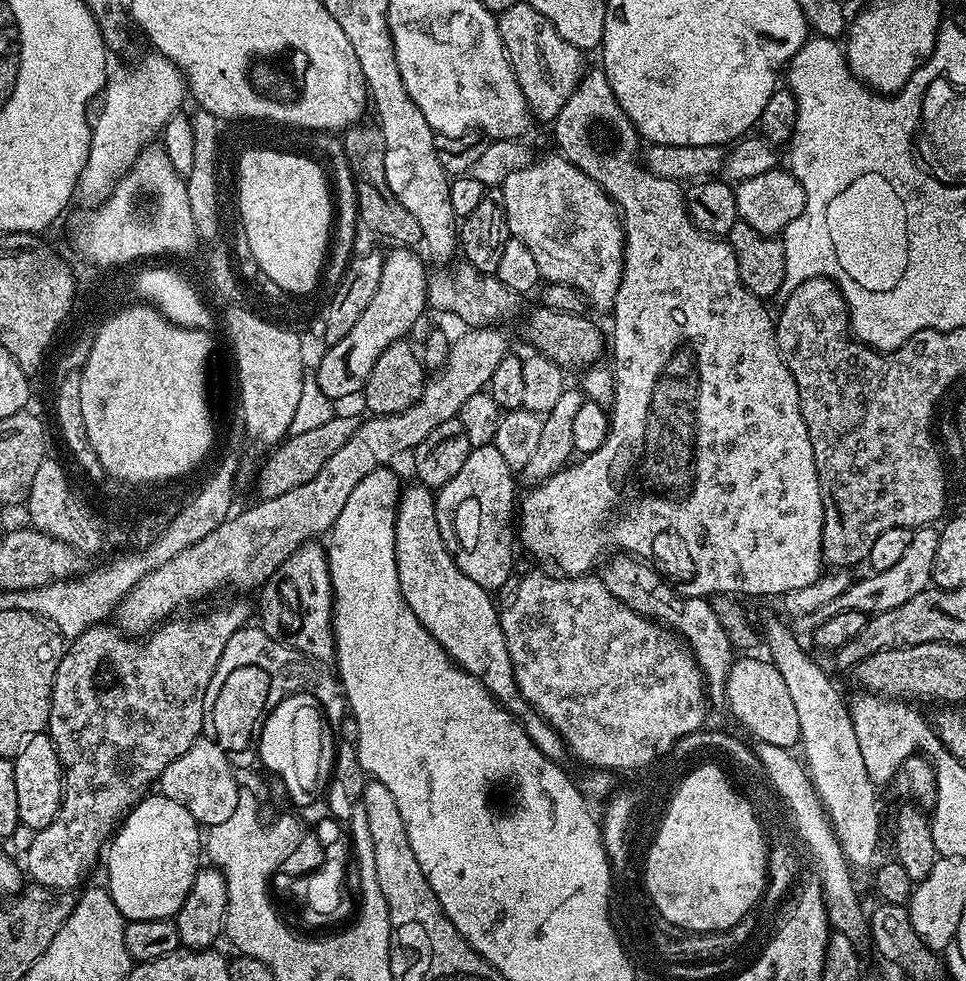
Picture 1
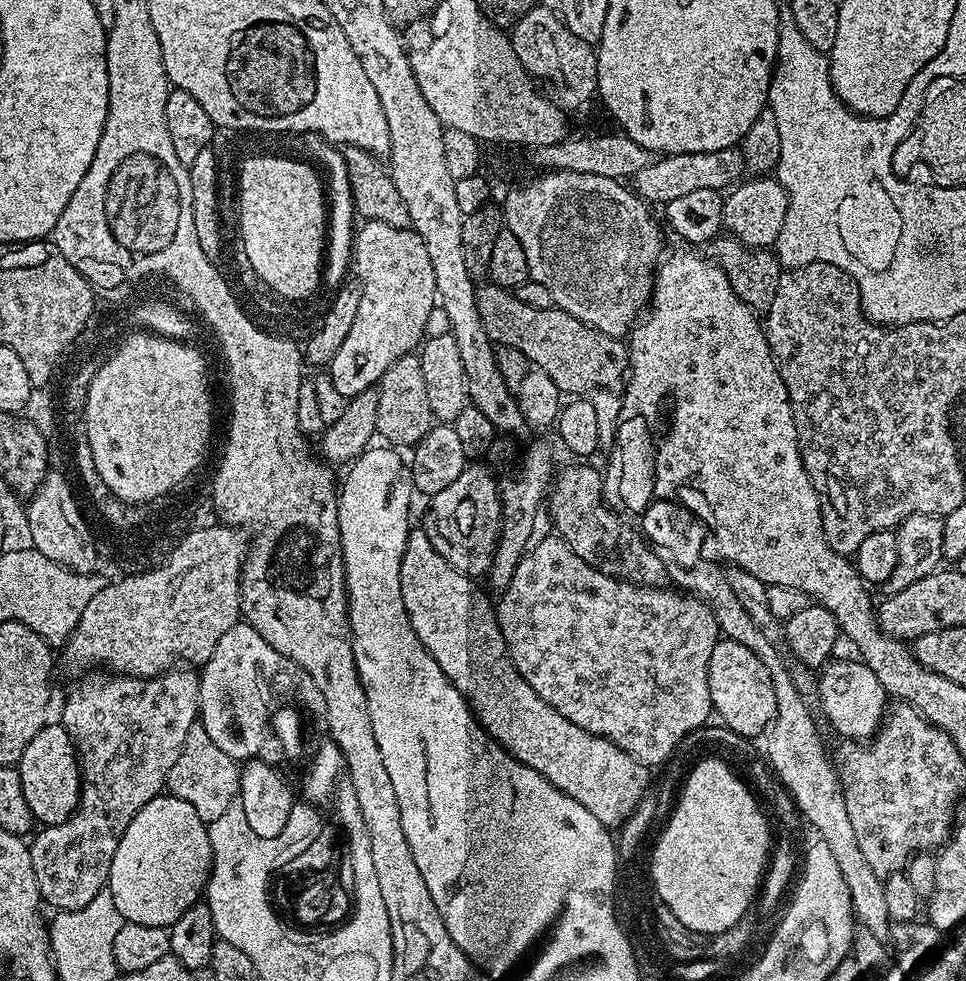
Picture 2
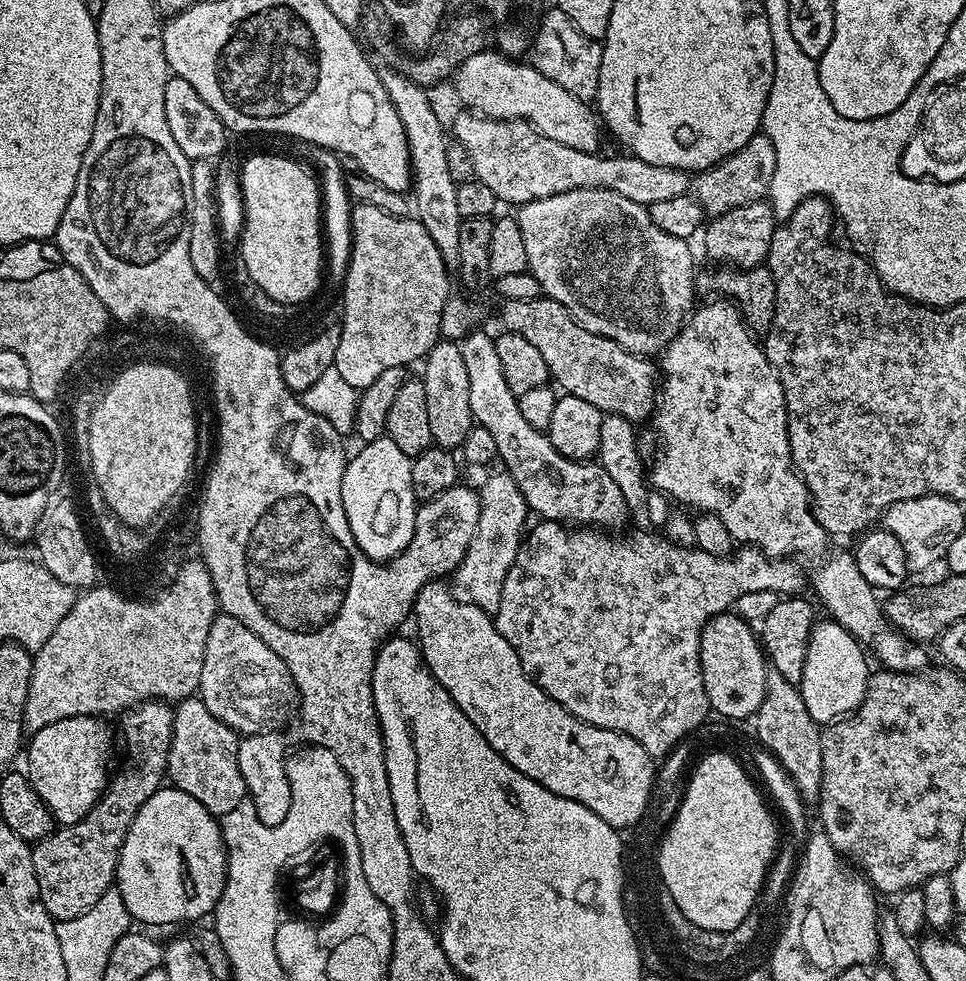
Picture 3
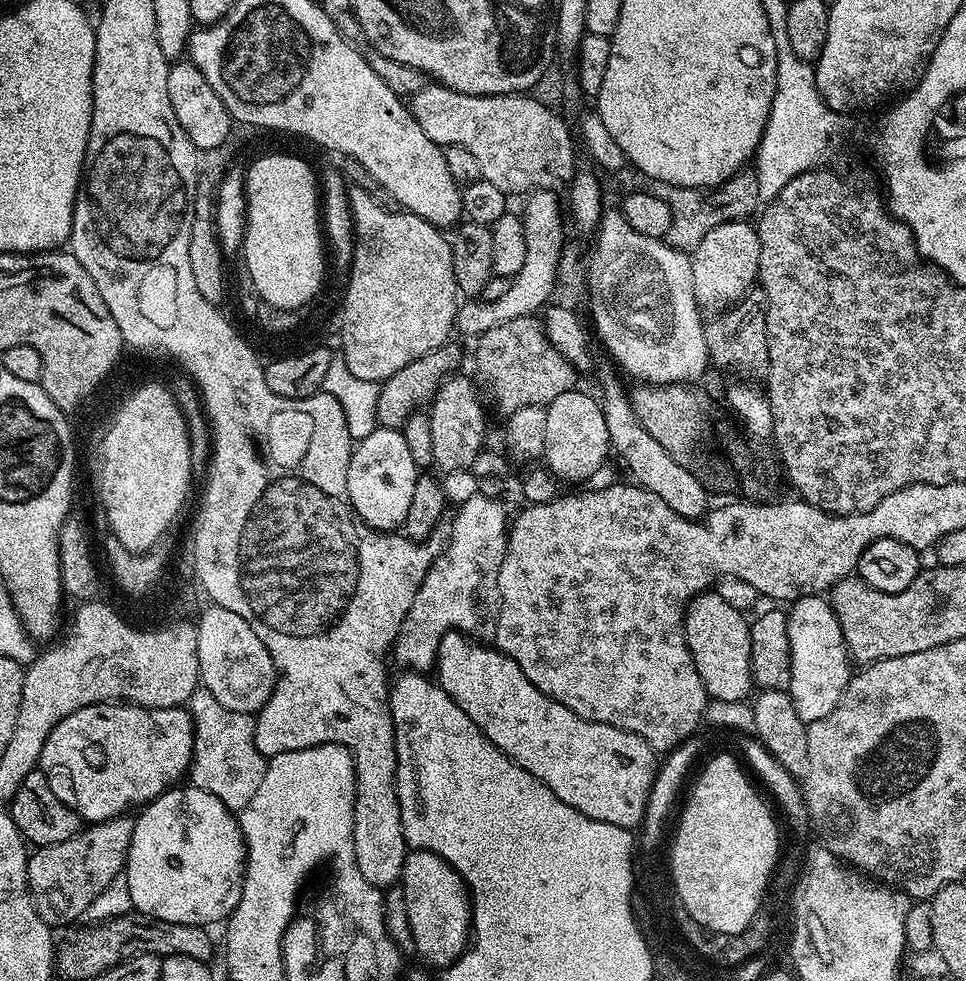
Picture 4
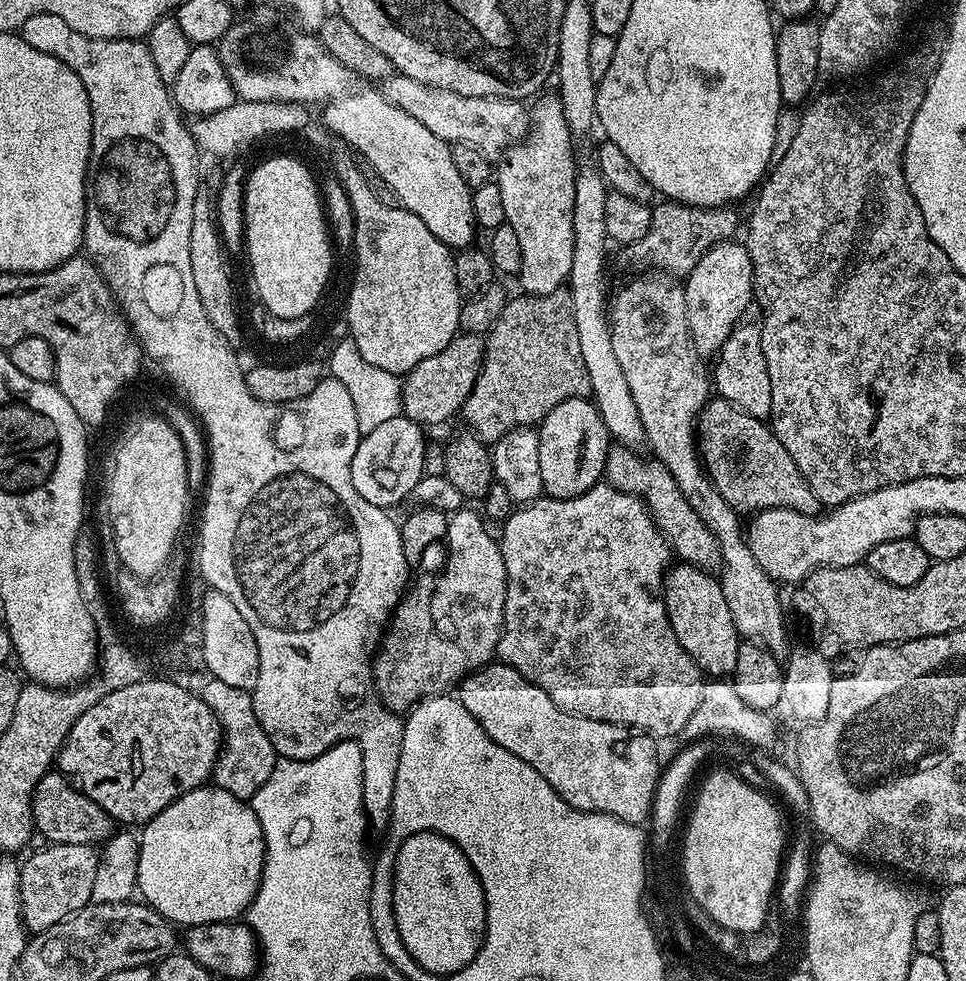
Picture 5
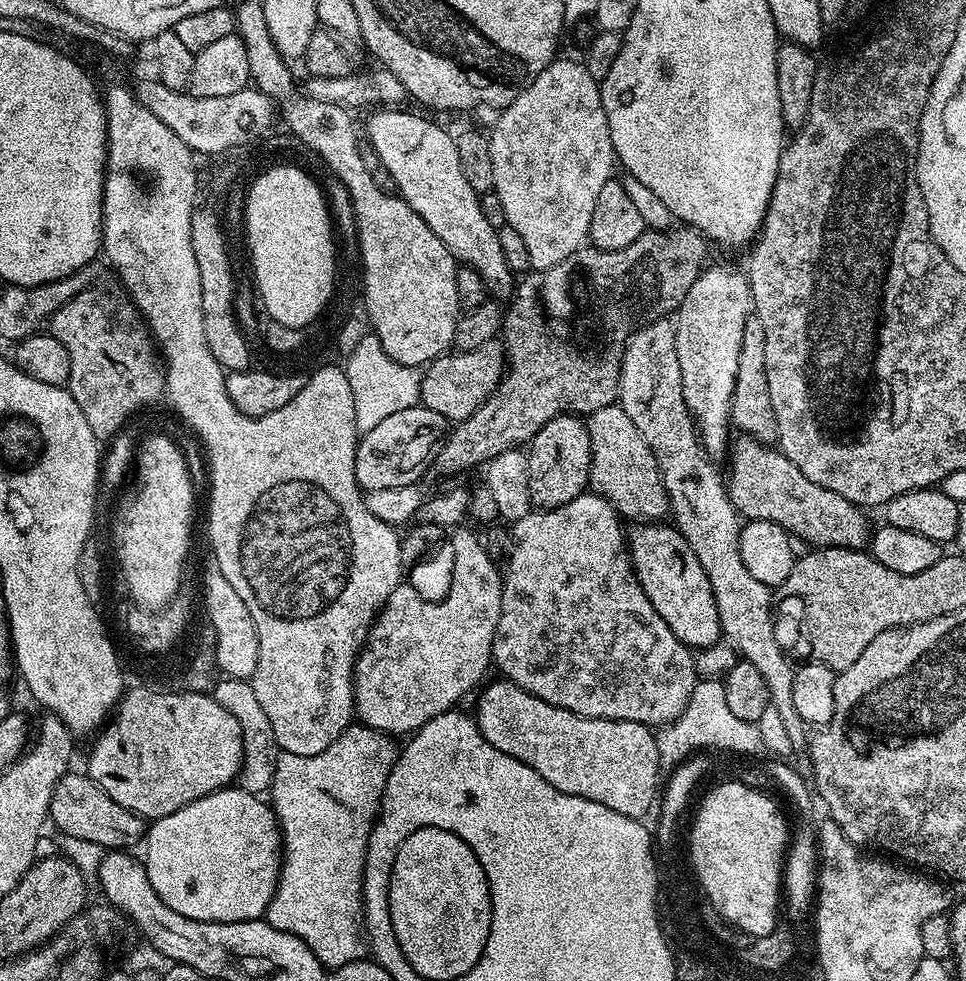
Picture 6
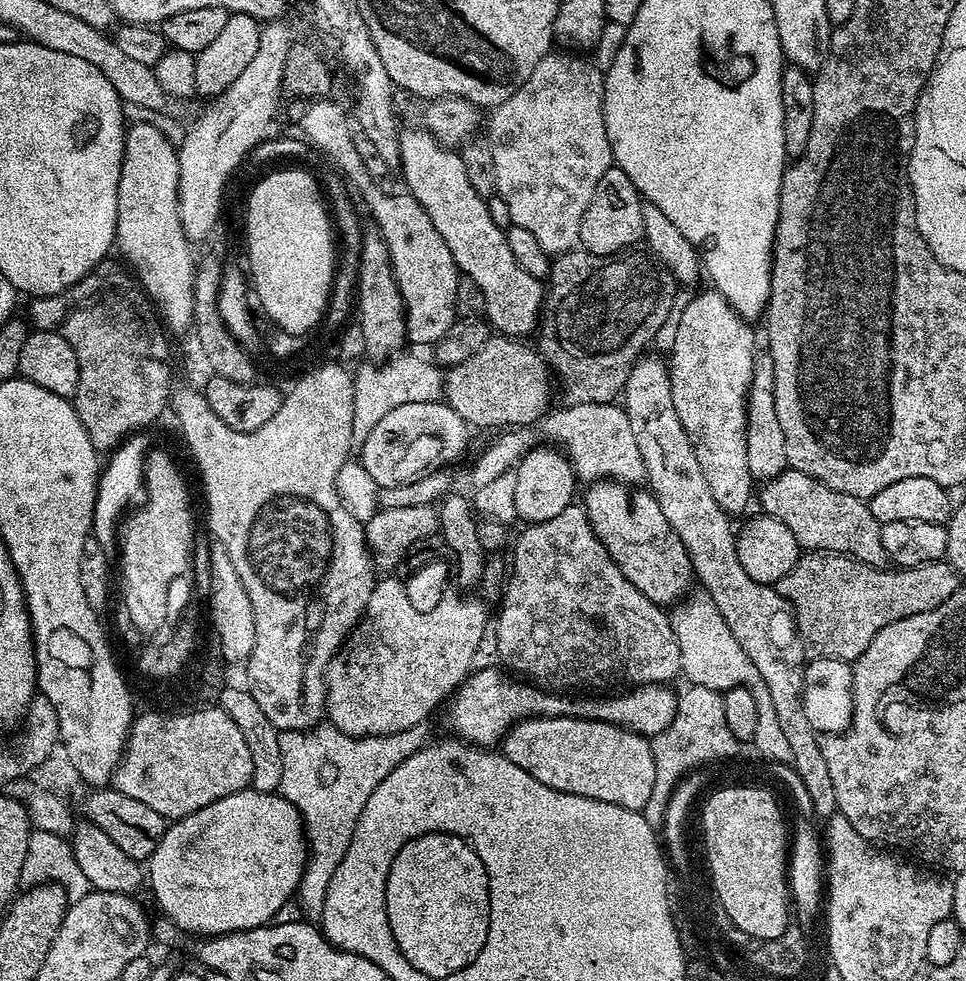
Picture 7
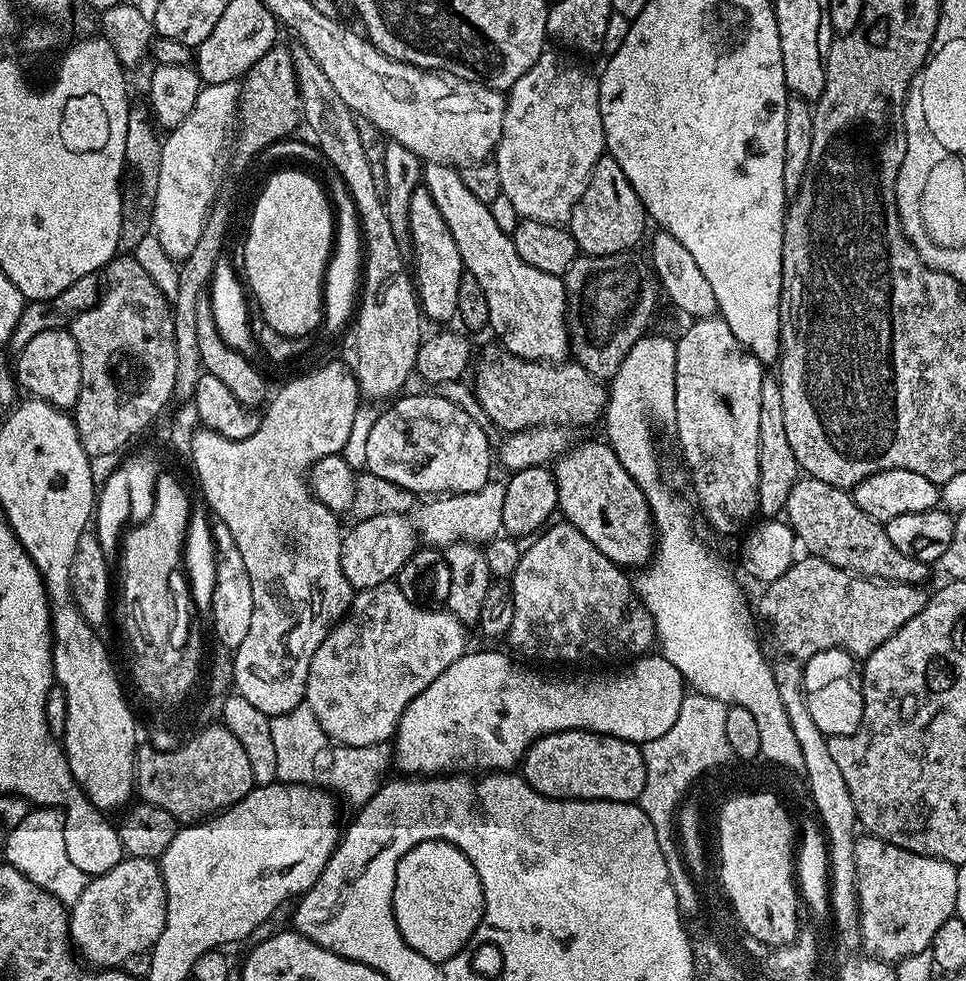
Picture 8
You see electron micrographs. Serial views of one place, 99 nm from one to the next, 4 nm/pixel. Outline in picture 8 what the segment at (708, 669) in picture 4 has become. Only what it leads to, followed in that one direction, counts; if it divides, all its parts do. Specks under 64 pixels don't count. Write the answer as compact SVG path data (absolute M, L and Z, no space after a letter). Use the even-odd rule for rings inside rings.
M607 442L569 447L568 451L555 461L554 475L558 490L558 512L567 523L582 530L582 534L586 534L586 538L590 538L590 542L594 542L594 546L598 546L598 550L606 554L606 558L610 558L621 568L636 570L647 565L652 559L658 535L656 526L652 523L652 511L646 502L646 494L642 494L638 482L634 482L634 478L626 474L626 466L618 462L618 454L614 454Z

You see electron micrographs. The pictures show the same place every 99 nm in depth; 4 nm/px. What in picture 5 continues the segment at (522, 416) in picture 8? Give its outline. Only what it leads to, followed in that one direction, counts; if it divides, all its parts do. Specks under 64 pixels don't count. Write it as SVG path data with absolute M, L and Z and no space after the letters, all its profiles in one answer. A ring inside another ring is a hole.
M461 331L438 354L422 358L402 380L402 412L421 426L444 424L452 415L463 409L466 398L480 373L480 361L484 358L483 335Z

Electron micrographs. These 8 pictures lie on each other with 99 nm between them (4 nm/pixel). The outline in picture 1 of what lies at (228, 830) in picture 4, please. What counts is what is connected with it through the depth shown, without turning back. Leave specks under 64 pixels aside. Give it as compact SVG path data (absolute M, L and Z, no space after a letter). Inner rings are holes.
M149 794L117 827L107 845L106 860L107 856L106 887L110 898L114 898L114 906L118 906L125 921L171 920L178 914L182 902L186 902L186 894L190 894L190 886L194 886L194 878L202 867L202 828L192 817L190 810L186 810L186 806L178 806L178 802L159 794Z

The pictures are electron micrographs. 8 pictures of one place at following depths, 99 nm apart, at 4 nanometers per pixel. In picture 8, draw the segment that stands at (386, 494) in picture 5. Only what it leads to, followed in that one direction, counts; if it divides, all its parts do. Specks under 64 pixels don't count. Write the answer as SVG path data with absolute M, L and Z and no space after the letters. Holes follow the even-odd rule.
M404 394L395 402L389 403L385 412L376 417L370 430L370 438L364 443L364 453L368 463L367 471L378 474L378 478L386 478L386 482L394 482L394 486L405 488L417 494L455 494L457 492L473 492L482 490L492 479L492 460L494 464L493 441L482 430L466 410L462 410L454 402L446 402L446 398L435 394Z

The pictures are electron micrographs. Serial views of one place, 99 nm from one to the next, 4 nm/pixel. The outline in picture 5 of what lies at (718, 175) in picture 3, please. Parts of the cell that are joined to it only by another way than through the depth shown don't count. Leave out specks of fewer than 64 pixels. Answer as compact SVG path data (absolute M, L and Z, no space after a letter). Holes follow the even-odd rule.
M660 202L652 208L652 217L650 218L650 230L646 230L646 235L638 238L638 242L634 242L630 246L632 252L632 264L636 270L659 270L661 273L674 276L677 278L687 277L689 272L694 270L694 266L698 266L698 262L702 258L702 254L706 254L706 250L710 250L715 244L719 244L721 240L731 240L737 234L736 227L741 227L742 216L735 211L732 206L722 208L695 208L689 204L677 204L675 202Z

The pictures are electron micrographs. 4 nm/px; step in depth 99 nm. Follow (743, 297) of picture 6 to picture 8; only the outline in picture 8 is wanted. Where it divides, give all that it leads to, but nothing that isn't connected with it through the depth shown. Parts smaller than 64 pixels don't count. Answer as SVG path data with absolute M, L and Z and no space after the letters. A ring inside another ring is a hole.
M707 316L705 320L697 320L689 323L689 328L685 330L676 340L676 389L674 390L674 406L676 407L676 440L680 443L680 452L684 455L684 464L688 467L688 472L692 475L692 488L696 491L696 500L700 503L700 508L704 511L704 516L708 519L708 524L716 532L728 536L731 532L743 533L749 527L748 519L757 515L758 509L758 405L762 402L762 382L766 375L765 365L760 363L760 359L747 348L743 348L734 338L734 330L726 326L726 322L716 316Z

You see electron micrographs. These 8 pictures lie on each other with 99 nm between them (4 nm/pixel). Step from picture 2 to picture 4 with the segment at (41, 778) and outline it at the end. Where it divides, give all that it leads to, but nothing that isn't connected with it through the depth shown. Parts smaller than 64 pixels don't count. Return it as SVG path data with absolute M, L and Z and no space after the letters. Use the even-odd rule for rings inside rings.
M109 702L106 704L91 704L82 706L82 710L74 710L54 730L50 730L50 738L46 738L46 746L42 746L42 754L38 765L39 771L43 772L49 778L55 776L68 776L68 788L72 791L70 797L81 821L88 824L101 824L104 820L112 820L115 816L123 816L129 810L128 808L139 809L141 806L148 804L152 800L157 800L162 793L167 792L169 788L179 785L185 779L188 766L192 763L192 716L187 707L178 708L143 708L141 704L131 702Z

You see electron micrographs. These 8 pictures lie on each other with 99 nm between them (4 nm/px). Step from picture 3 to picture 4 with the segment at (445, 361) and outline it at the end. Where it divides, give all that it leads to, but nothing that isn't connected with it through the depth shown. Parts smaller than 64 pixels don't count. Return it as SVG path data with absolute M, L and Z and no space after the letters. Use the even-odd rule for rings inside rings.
M453 374L441 384L426 412L430 422L431 445L434 448L433 465L440 467L439 471L444 474L471 469L474 460L486 448L484 435L488 432L488 424L484 421L484 408L476 393L477 385L472 385L466 377L460 375Z

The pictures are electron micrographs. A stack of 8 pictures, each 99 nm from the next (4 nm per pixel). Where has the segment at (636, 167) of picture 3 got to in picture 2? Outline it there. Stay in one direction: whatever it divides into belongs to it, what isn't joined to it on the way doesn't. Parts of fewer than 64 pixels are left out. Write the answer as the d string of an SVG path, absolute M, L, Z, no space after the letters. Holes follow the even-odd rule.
M739 147L727 148L721 152L663 155L645 169L638 170L634 177L634 191L649 205L663 206L674 202L674 198L683 198L685 194L691 194L694 190L731 189L745 172L744 156Z

